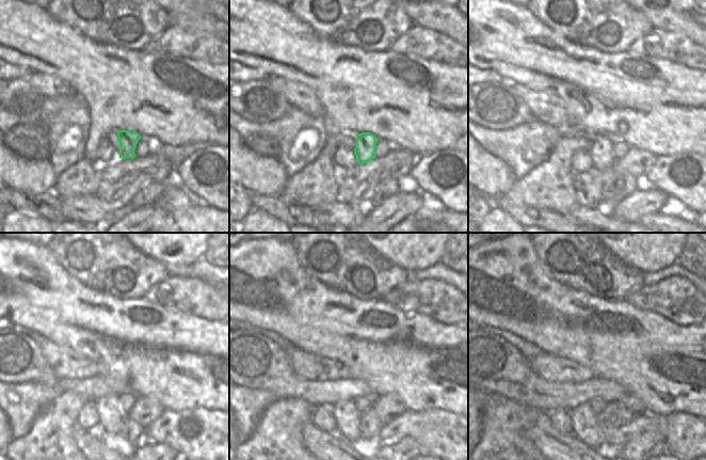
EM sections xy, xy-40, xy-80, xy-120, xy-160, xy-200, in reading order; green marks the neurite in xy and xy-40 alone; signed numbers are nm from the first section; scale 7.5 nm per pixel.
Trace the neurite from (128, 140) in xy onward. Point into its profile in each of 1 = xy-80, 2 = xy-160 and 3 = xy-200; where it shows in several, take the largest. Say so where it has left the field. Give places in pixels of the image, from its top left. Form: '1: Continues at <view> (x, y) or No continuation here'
1: Continues at xy-80 (602, 152)
2: Continues at xy-160 (347, 416)
3: Continues at xy-200 (685, 434).

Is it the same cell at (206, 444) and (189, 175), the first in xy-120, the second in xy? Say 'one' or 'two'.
one

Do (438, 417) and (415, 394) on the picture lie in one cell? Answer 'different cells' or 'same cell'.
different cells

